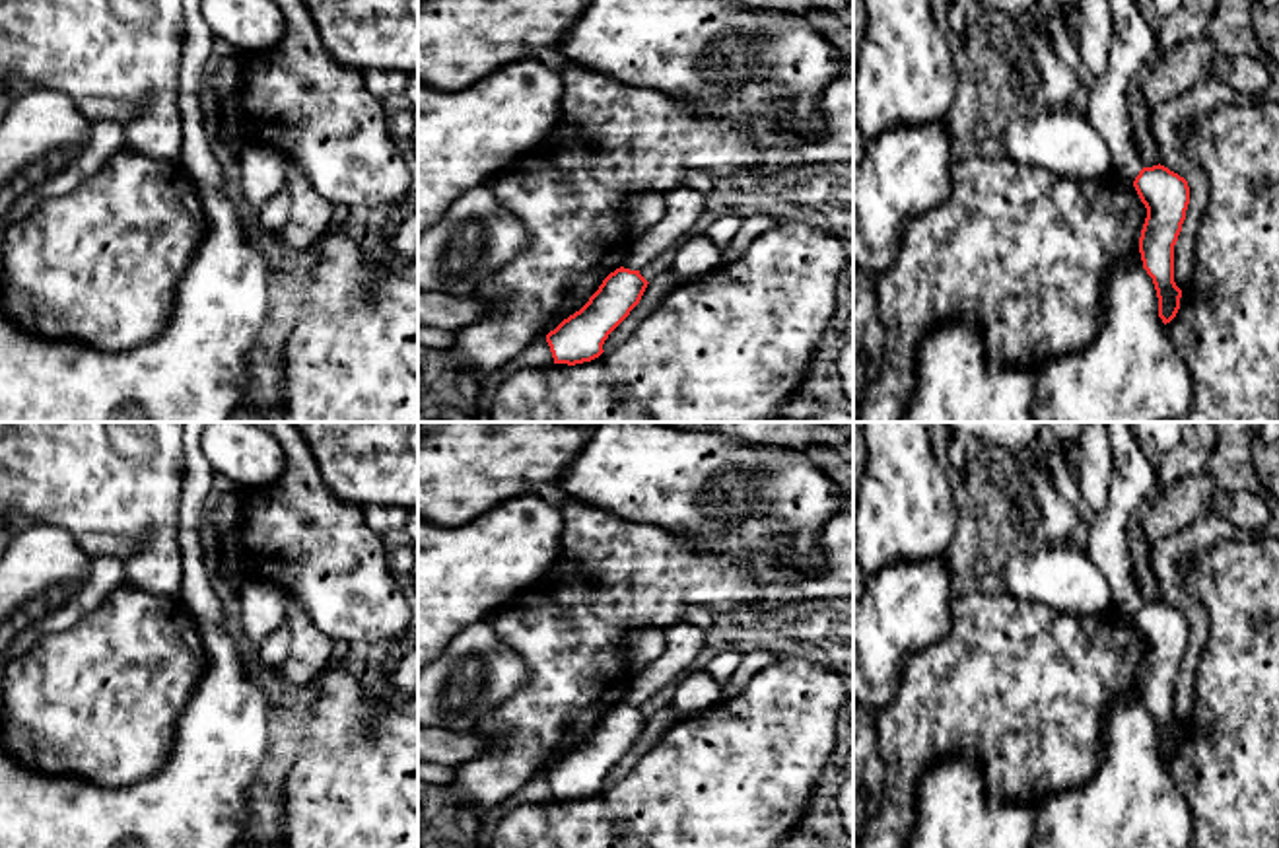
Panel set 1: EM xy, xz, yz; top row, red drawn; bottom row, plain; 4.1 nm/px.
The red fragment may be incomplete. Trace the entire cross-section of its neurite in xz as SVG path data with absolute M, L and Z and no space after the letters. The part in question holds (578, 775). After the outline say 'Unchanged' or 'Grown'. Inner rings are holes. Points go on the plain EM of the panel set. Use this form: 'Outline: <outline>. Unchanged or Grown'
Outline: M616 704L589 737L546 770L554 799L583 799L599 794L608 770L640 739L647 716L640 706Z. Unchanged

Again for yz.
Outline: M1160 599L1143 603L1133 622L1147 644L1139 689L1157 725L1158 753L1166 760L1180 745L1182 725L1174 718L1174 681L1186 655L1190 622L1184 613Z. Unchanged

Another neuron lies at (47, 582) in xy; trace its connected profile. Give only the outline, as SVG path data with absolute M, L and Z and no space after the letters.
M25 523L0 558L0 712L6 665L43 636L68 630L126 583L126 560L89 556L62 527Z

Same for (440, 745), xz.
M418 727L418 762L459 766L476 757L486 739L474 731L451 731L445 727Z

